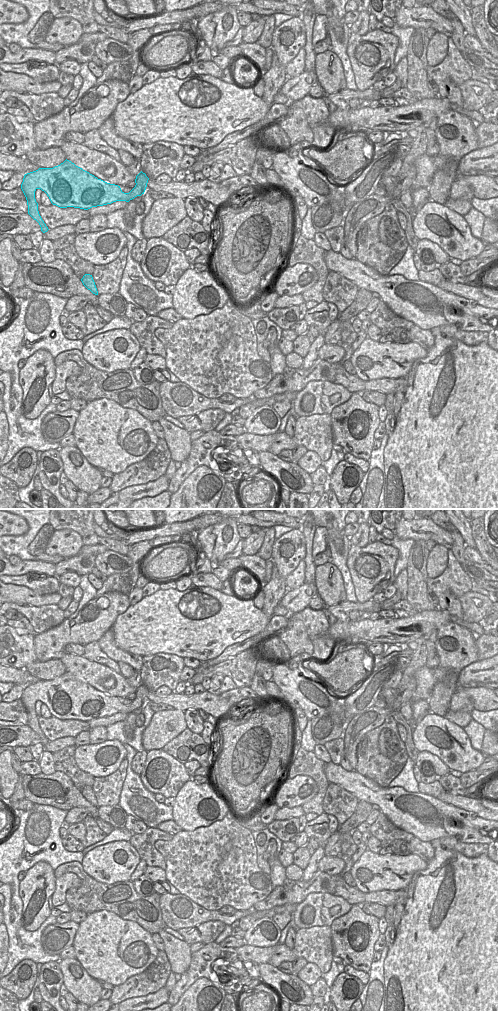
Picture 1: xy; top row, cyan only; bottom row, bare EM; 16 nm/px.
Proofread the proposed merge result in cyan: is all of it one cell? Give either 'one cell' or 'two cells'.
one cell

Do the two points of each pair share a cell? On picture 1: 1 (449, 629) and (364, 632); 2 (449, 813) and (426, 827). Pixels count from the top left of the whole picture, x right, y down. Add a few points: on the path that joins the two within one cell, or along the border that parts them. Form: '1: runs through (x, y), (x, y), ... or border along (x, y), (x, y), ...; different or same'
1: border along (451, 621), (440, 625), (436, 629); different
2: runs through (444, 821), (443, 828), (434, 827); same

